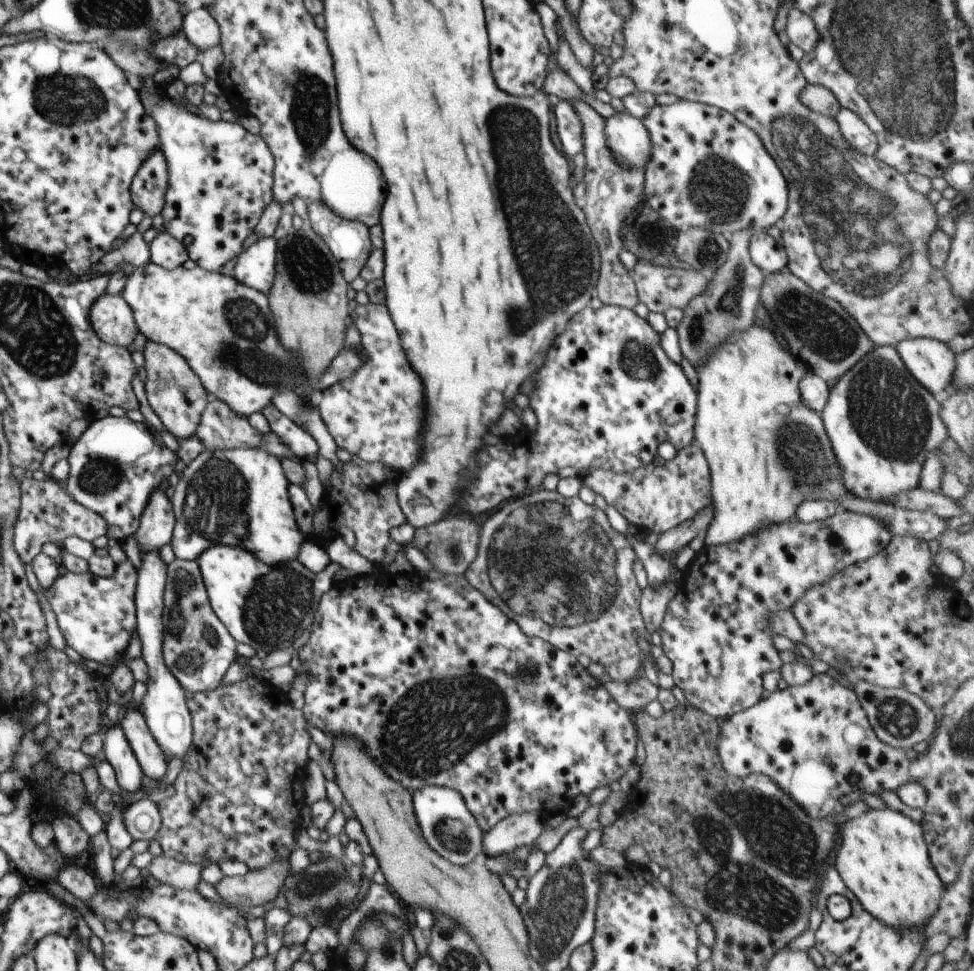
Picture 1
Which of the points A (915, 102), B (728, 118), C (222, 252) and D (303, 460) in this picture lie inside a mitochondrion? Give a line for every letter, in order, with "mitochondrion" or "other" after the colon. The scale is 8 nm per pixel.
A: mitochondrion
B: other
C: other
D: other

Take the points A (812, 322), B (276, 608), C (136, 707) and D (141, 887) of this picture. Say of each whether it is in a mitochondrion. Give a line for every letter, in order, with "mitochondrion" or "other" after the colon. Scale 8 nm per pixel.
A: mitochondrion
B: mitochondrion
C: other
D: other

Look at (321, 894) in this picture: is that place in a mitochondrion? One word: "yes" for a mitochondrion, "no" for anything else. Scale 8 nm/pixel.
yes

